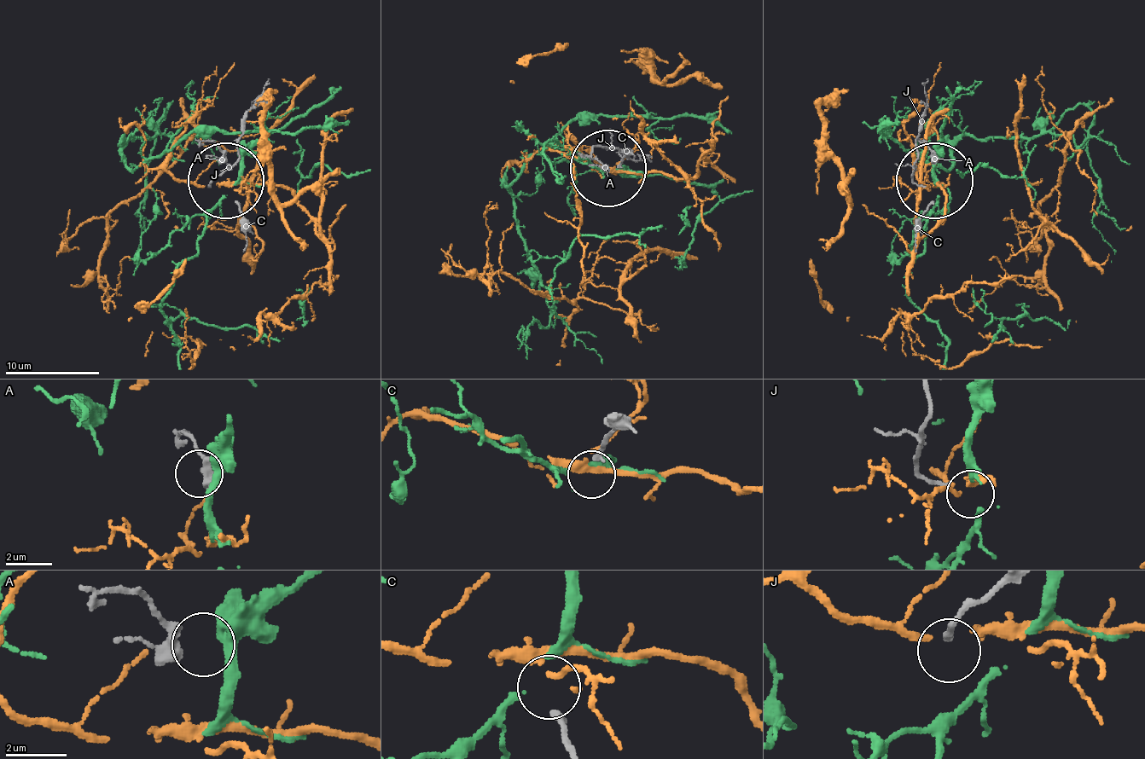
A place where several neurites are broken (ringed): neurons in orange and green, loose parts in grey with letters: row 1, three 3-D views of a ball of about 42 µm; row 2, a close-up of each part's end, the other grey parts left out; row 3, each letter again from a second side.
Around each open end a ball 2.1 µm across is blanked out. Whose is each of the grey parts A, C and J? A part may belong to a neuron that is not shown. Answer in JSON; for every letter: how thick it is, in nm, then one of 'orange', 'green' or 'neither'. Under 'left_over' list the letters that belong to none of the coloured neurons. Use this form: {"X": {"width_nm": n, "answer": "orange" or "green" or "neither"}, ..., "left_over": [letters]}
{"A": {"width_nm": 360, "answer": "neither"}, "C": {"width_nm": 220, "answer": "neither"}, "J": {"width_nm": 170, "answer": "neither"}, "left_over": ["A", "C", "J"]}

